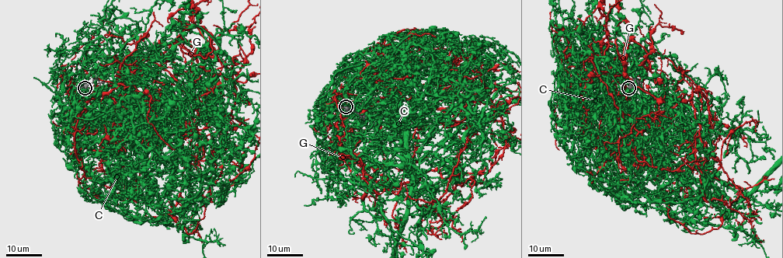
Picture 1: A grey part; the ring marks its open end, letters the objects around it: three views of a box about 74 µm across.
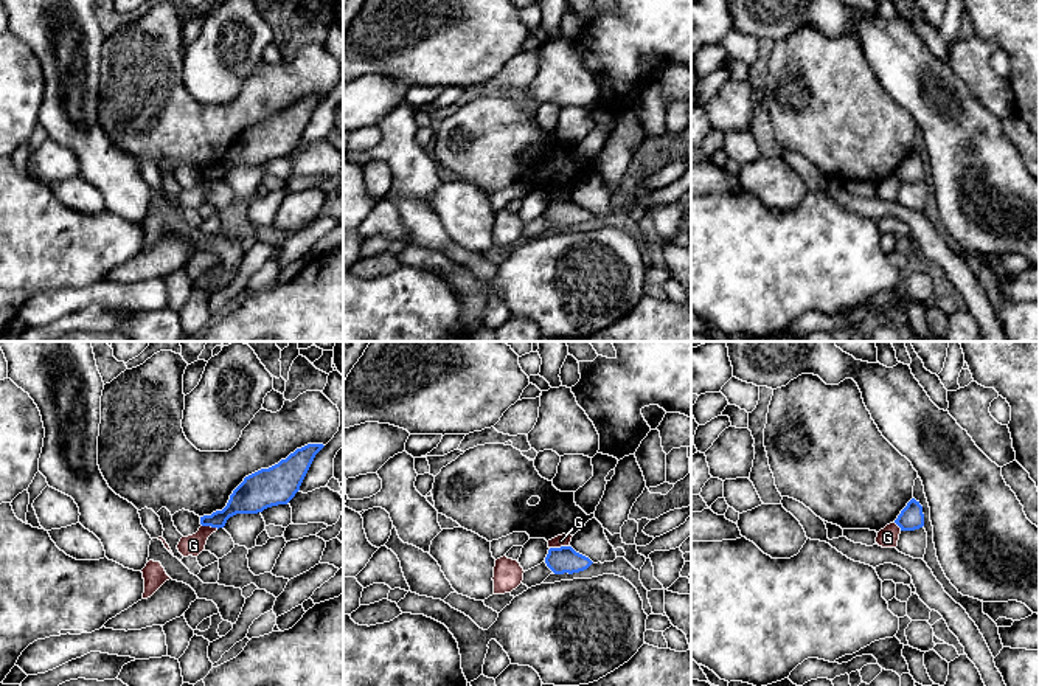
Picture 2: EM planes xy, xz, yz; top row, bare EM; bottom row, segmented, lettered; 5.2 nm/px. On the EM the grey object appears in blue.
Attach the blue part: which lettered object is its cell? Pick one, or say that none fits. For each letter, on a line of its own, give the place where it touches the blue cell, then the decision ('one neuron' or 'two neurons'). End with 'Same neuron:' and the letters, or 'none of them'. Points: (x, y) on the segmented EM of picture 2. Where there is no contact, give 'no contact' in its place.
C: no contact; one neuron
G: contact xz (561, 547); two neurons
Same neuron: C

